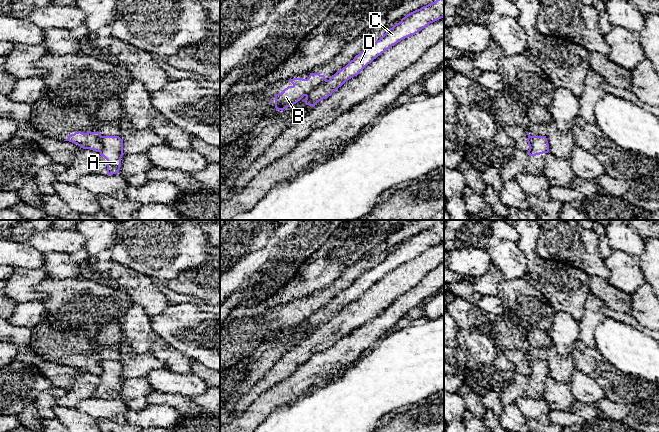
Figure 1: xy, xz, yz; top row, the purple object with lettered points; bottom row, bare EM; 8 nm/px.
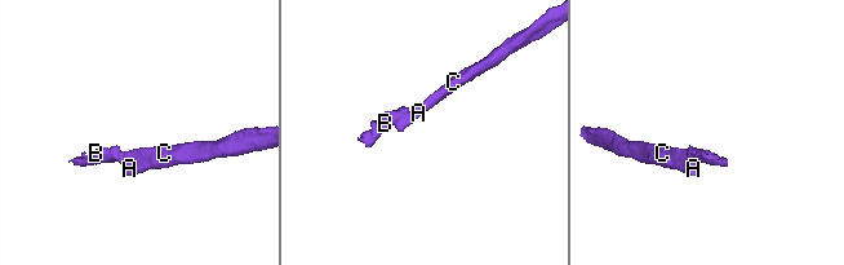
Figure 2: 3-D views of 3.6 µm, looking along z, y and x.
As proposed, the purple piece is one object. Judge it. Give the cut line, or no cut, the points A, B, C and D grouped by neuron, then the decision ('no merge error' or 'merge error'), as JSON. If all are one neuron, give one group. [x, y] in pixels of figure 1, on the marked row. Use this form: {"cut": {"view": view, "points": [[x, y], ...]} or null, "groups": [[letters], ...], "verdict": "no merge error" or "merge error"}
{"cut": {"view": "xz", "points": [[326, 80], [306, 96]]}, "groups": [["A", "C", "D"], ["B"]], "verdict": "merge error"}

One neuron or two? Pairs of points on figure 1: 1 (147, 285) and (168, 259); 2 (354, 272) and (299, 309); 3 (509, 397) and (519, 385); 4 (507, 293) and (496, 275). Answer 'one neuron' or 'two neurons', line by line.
1: two neurons
2: one neuron
3: one neuron
4: two neurons

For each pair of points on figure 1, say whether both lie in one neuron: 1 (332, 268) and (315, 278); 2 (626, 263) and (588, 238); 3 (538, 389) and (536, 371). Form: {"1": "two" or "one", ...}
{"1": "one", "2": "two", "3": "one"}

